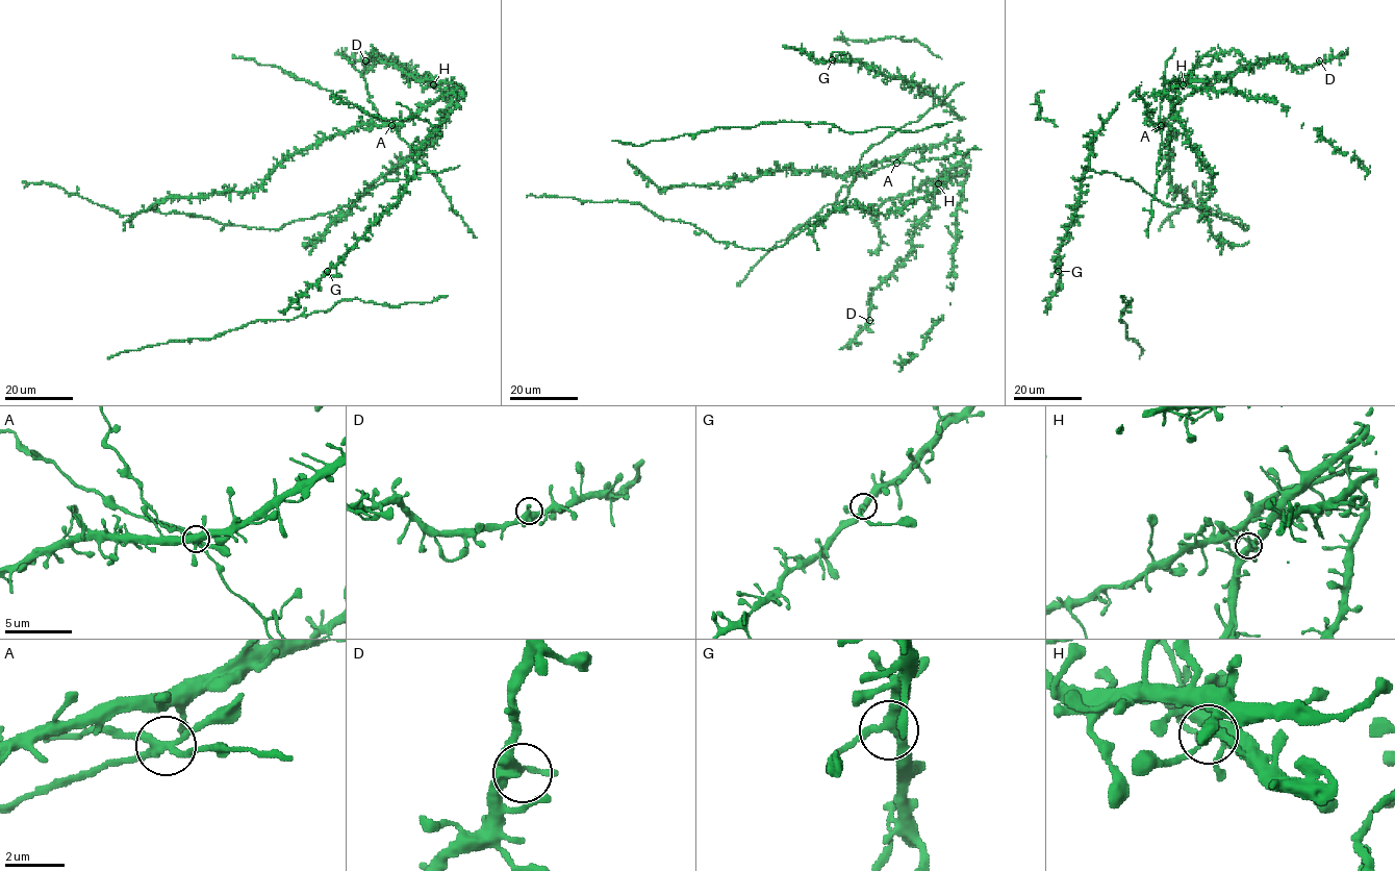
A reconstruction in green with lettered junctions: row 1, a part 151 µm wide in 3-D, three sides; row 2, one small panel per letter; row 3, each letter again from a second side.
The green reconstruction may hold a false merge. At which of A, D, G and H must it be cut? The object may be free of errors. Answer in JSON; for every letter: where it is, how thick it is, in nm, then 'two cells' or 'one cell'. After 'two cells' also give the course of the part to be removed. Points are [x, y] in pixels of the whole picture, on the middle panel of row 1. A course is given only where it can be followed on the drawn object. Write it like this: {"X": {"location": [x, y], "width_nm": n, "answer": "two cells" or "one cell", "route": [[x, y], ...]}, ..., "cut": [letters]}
{"A": {"location": [896, 163], "width_nm": 240, "answer": "two cells", "route": [[895, 163], [859, 175], [848, 187], [841, 188], [834, 203], [825, 205], [784, 240], [777, 241], [736, 287]]}, "D": {"location": [869, 320], "width_nm": 360, "answer": "one cell"}, "G": {"location": [832, 59], "width_nm": 340, "answer": "one cell"}, "H": {"location": [938, 183], "width_nm": 380, "answer": "one cell"}, "cut": ["A"]}

